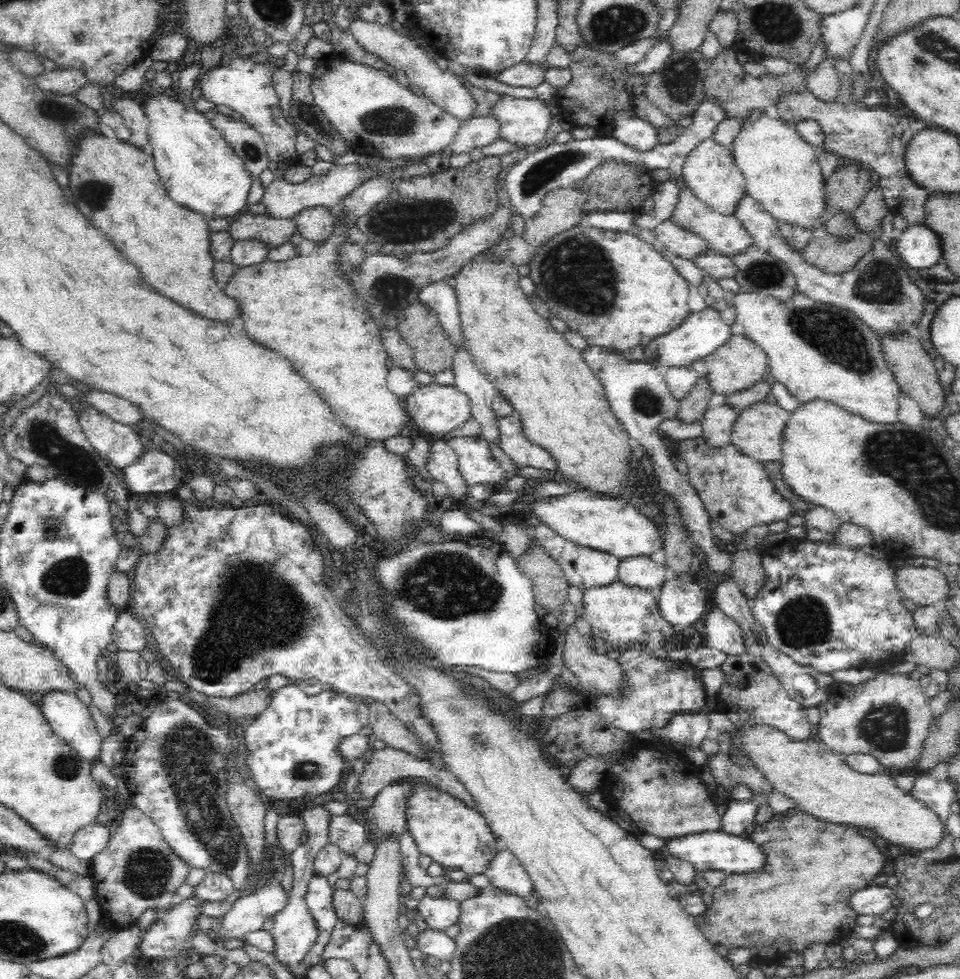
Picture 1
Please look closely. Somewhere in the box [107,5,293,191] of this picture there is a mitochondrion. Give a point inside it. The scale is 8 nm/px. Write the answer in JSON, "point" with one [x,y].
{"point":[252,153]}

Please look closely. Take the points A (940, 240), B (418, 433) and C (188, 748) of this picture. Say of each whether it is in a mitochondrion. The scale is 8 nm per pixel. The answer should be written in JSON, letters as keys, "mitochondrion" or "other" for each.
{"A":"other","B":"other","C":"mitochondrion"}

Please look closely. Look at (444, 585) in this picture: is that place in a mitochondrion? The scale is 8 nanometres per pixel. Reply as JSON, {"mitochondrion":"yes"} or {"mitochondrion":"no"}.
{"mitochondrion":"yes"}

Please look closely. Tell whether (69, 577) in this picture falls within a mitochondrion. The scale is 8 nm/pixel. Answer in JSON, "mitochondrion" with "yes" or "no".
{"mitochondrion":"yes"}

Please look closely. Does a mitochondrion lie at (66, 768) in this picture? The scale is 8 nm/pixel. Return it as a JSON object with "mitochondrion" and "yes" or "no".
{"mitochondrion":"yes"}

